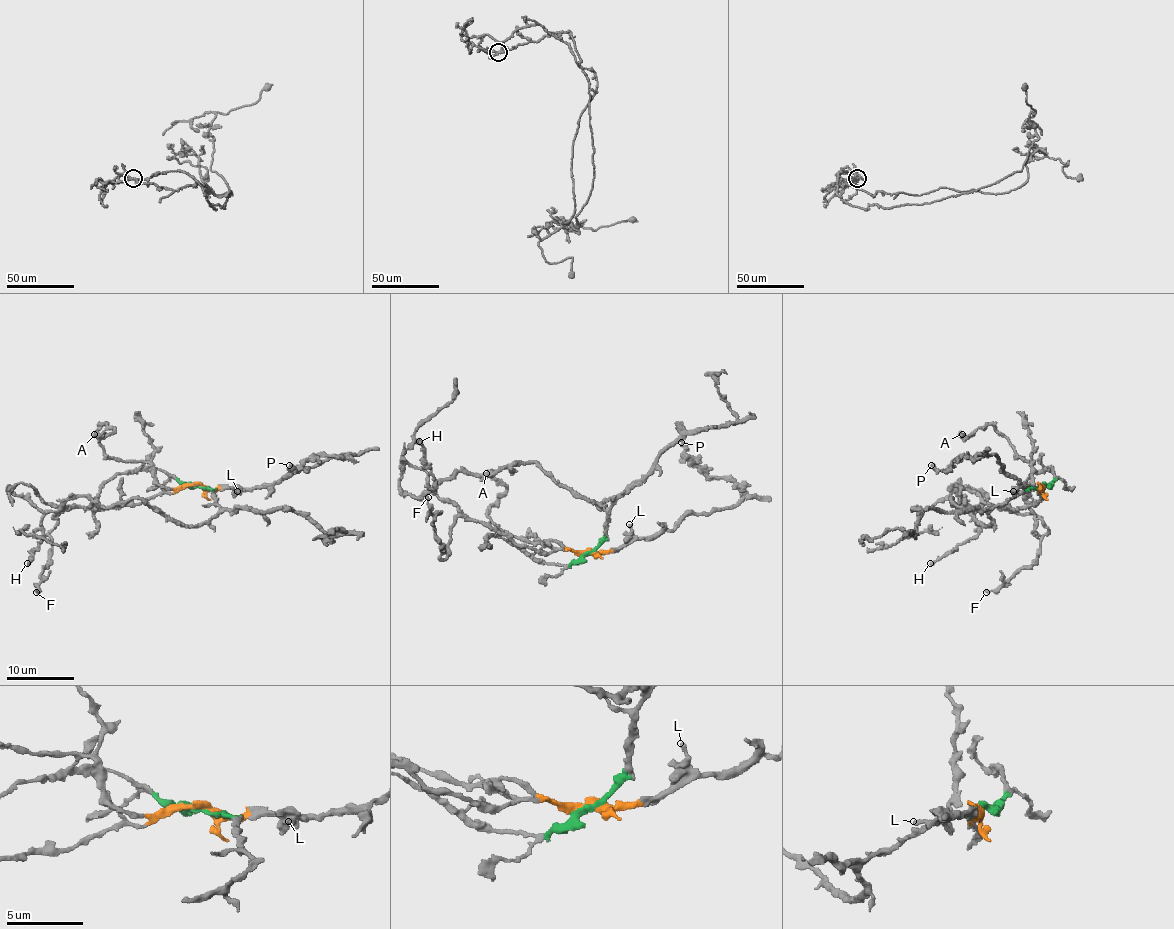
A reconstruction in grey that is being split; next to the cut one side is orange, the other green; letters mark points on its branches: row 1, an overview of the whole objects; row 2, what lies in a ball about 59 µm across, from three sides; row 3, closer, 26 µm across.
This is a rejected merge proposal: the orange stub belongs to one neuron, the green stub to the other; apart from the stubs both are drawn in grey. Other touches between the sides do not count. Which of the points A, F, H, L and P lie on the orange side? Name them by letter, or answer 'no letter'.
A, F, L, P

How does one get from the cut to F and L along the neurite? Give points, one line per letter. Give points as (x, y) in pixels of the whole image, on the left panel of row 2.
F: (195, 485), (182, 485), (172, 493), (148, 497), (138, 504), (68, 507), (56, 514), (51, 560), (35, 592)
L: (195, 485), (235, 488), (236, 492)

